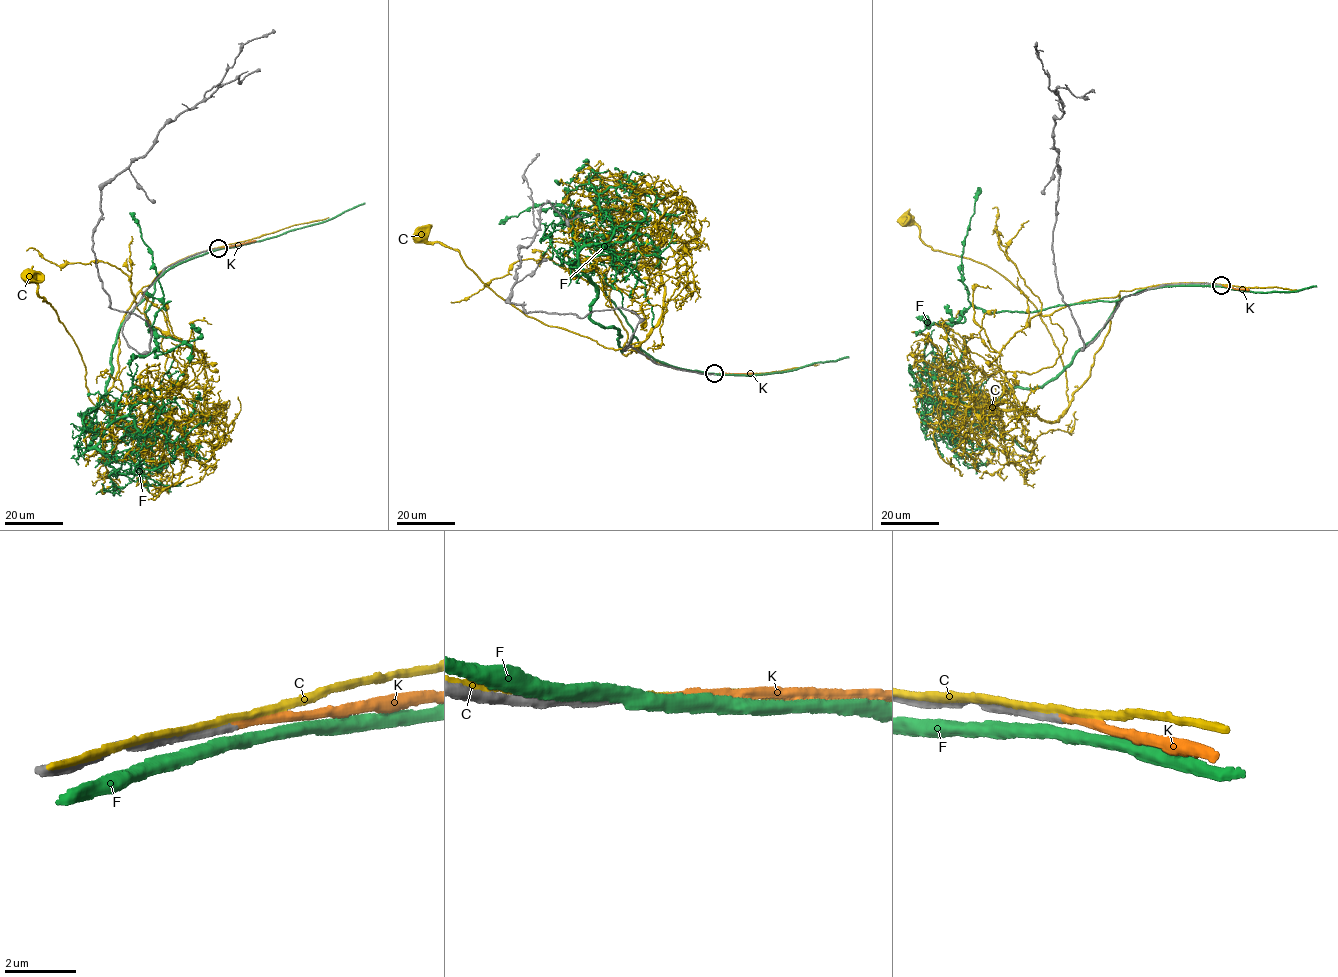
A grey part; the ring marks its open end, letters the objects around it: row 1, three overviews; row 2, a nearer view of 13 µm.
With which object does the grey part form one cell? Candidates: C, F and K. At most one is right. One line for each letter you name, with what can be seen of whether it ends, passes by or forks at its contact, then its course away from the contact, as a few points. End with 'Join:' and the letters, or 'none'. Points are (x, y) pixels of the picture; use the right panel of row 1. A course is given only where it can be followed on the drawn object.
K: it ends there; it runs (1221, 285), (1249, 289)
Join: K

